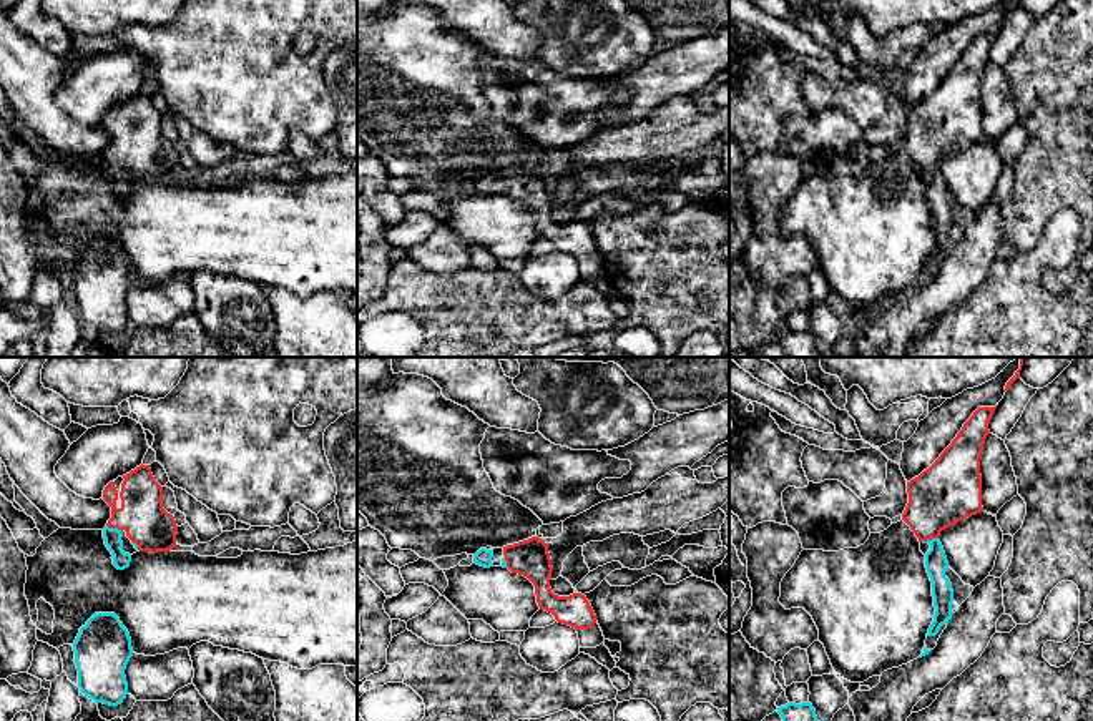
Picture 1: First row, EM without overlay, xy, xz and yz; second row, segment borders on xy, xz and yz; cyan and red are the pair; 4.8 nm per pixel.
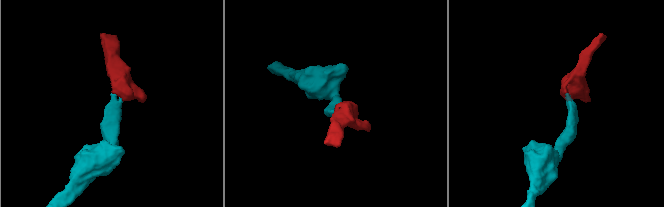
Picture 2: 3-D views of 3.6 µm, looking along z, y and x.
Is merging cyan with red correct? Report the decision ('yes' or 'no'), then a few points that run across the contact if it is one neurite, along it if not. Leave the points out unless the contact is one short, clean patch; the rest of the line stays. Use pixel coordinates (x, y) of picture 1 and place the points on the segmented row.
yes; line xy (112, 537), (113, 529), (123, 519), (142, 515)

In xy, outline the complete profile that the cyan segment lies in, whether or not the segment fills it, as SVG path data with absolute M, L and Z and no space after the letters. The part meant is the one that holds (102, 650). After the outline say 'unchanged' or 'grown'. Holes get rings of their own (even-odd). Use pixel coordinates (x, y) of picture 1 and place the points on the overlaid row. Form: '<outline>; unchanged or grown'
M95 613L73 643L80 691L110 706L118 706L128 694L125 676L133 656L131 638L115 613Z; unchanged

